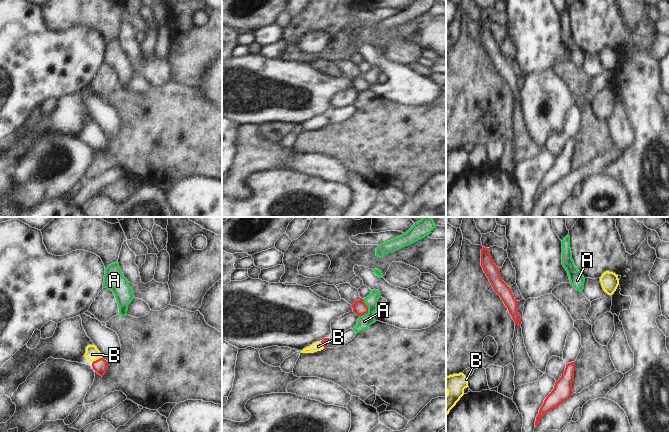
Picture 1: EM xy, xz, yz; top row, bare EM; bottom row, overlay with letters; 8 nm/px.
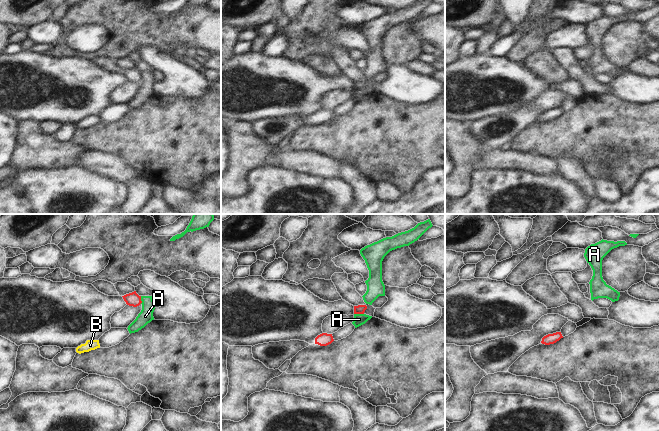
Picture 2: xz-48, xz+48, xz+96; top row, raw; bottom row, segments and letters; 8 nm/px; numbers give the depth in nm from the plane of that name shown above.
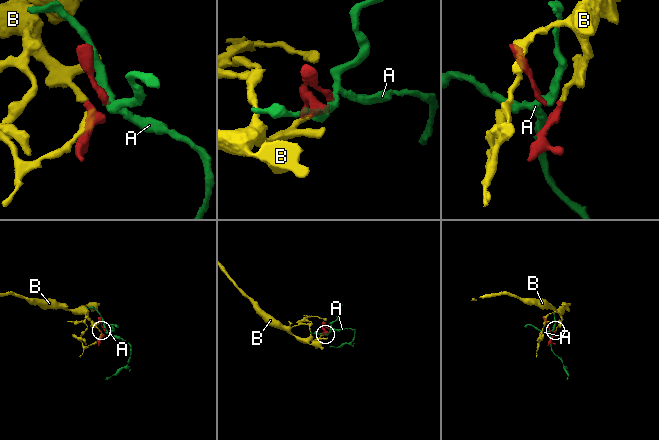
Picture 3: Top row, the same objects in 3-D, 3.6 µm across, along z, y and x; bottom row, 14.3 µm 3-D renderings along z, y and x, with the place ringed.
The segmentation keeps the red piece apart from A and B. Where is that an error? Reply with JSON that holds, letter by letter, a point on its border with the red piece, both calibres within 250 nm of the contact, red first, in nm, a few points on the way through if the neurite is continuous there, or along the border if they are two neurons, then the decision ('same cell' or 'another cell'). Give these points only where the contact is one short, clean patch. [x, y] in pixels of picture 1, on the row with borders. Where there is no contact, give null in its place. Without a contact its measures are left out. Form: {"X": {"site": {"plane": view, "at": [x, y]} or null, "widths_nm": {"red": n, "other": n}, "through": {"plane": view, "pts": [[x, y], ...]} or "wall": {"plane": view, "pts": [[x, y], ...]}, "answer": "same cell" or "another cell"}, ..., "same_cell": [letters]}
{"A": {"site": {"plane": "xz", "at": [367, 310]}, "widths_nm": {"red": 110, "other": 110}, "wall": {"plane": "xz", "pts": [[362, 299], [367, 307], [367, 312], [359, 317]]}, "answer": "another cell"}, "B": {"site": {"plane": "xy", "at": [96, 360]}, "widths_nm": {"red": 110, "other": 120}, "through": {"plane": "xy", "pts": [[100, 366], [96, 360], [92, 354]]}, "answer": "same cell"}, "same_cell": ["B"]}

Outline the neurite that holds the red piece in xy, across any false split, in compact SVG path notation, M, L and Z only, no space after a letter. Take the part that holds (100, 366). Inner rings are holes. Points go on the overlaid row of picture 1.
M88 345L84 357L92 363L93 369L100 376L104 376L108 369L108 362L102 358L100 351L95 345Z

